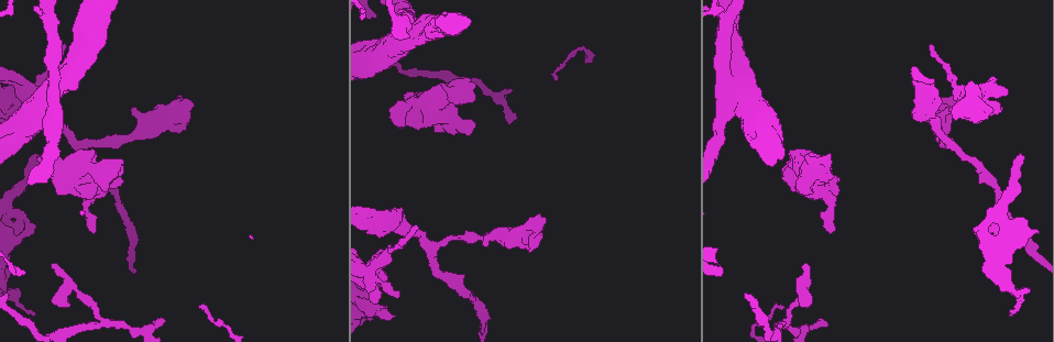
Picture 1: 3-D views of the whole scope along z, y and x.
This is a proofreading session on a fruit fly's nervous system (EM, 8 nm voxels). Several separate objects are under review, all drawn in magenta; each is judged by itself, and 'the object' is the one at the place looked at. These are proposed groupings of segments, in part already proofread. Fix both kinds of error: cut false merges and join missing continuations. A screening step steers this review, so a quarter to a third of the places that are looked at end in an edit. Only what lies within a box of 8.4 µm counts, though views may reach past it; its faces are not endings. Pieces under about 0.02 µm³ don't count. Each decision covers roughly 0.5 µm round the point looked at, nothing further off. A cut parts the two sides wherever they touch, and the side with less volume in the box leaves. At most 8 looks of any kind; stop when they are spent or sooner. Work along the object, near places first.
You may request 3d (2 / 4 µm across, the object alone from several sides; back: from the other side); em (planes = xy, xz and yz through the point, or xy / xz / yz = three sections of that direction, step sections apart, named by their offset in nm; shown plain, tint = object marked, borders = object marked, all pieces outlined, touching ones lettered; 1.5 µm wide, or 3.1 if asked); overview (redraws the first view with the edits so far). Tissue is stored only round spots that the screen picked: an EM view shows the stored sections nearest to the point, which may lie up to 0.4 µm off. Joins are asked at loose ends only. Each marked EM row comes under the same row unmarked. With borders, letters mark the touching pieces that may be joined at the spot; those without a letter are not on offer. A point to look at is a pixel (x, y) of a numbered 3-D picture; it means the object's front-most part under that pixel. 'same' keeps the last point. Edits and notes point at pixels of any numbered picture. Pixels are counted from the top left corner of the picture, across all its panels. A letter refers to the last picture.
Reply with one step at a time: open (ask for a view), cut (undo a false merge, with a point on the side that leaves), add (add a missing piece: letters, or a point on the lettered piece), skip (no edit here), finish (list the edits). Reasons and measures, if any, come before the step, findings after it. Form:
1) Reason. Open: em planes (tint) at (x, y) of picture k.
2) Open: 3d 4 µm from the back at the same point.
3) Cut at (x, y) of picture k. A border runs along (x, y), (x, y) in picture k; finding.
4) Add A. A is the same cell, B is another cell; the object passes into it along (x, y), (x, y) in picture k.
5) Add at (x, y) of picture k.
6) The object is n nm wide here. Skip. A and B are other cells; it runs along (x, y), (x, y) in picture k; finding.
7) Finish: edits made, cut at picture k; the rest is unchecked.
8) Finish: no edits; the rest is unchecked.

An open end. Open: 3d 4 µm at (394, 317) of picture 1.

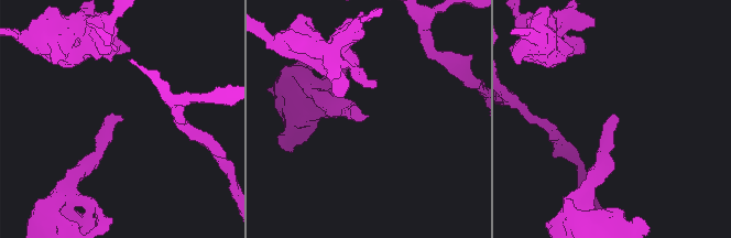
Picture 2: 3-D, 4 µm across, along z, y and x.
Shape alone is not enough. Open: em xz step 8 (tint) at (122, 119) of picture 2.

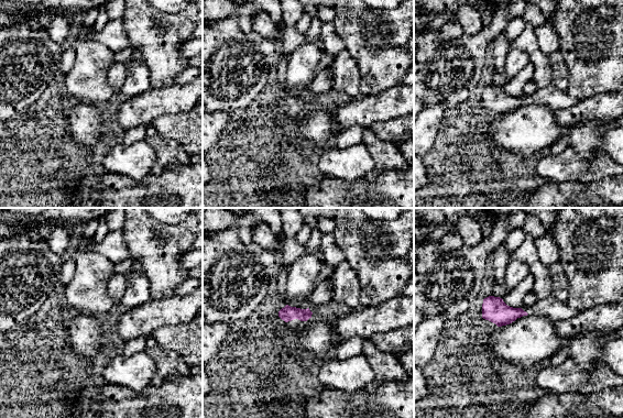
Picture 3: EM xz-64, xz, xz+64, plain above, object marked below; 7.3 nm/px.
Open: em planes (borders) at the same point.

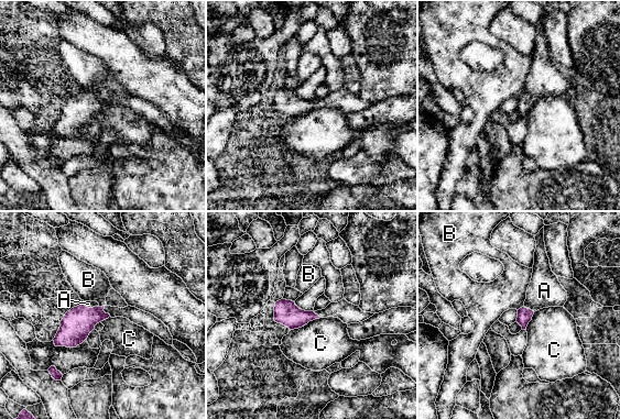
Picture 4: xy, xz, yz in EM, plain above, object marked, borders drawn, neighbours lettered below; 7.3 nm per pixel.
The longest contact is with C, 260 nm. Add A. A is the same cell, B and C are other cells; it goes on there.

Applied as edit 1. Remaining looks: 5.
See it whole again. Open: overview.

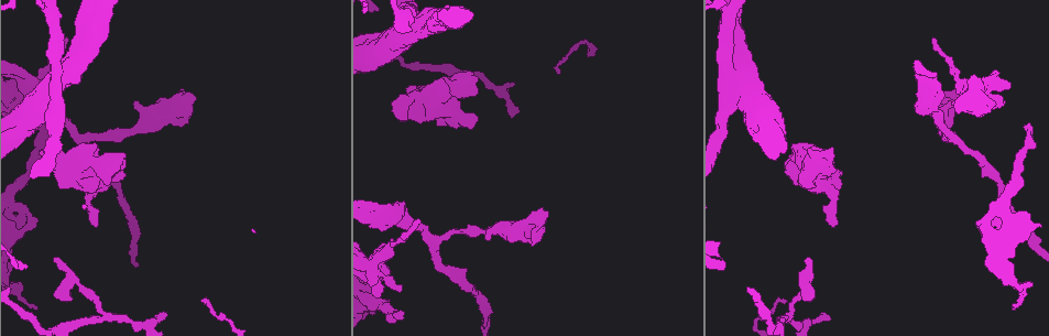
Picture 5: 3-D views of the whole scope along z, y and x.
Sudden change in width. Open: 3d 2 µm at (374, 209) of picture 5.

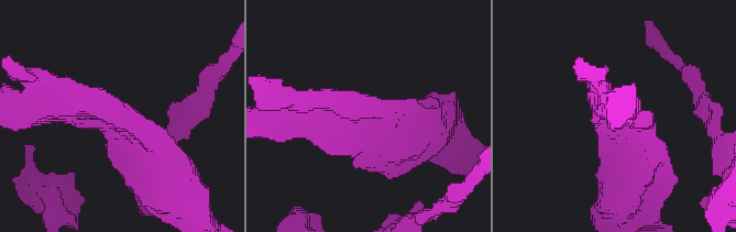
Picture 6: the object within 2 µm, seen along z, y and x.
Open: em xy step 8 (tint) at (371, 112) of picture 6.

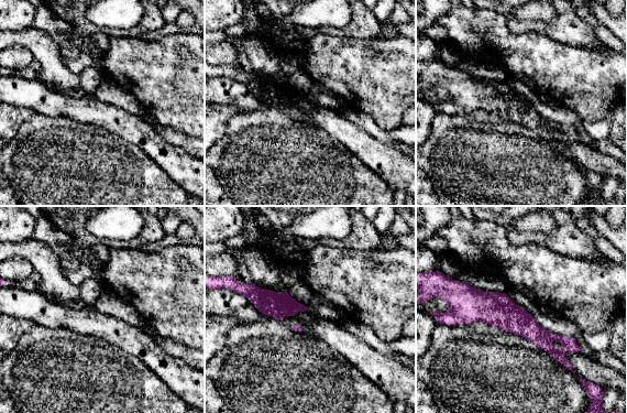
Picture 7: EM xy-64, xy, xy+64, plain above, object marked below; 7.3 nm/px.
Another direction. Open: em planes (borders) at the same point.

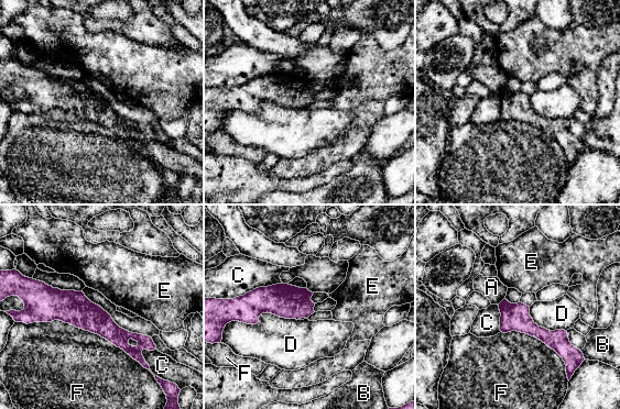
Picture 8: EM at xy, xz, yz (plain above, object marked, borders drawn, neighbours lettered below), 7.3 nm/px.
Skip. A, B, C, D, E and F are other cells; a border runs along (297, 320), (263, 312), (242, 322) in picture 8; continuous, no second neuron.

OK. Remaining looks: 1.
Finish: edits made, add at picture 4; the rest is unchecked.

